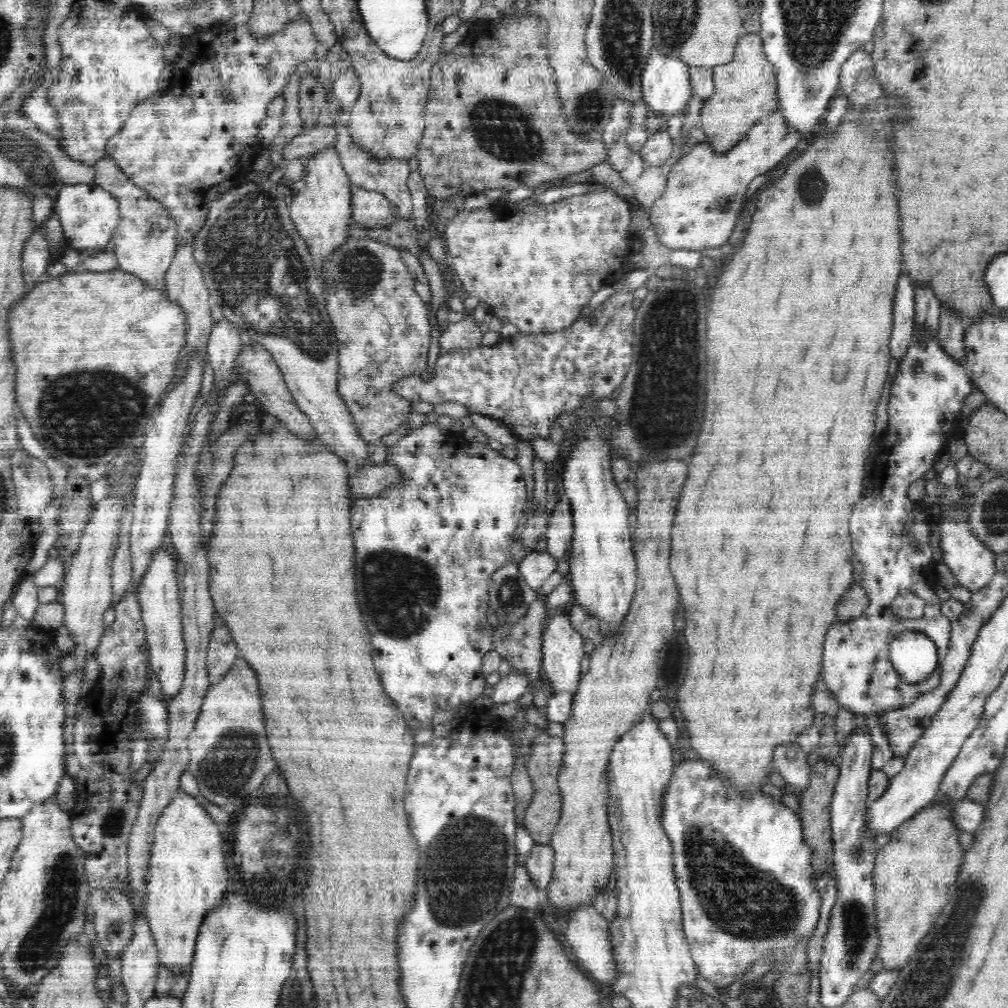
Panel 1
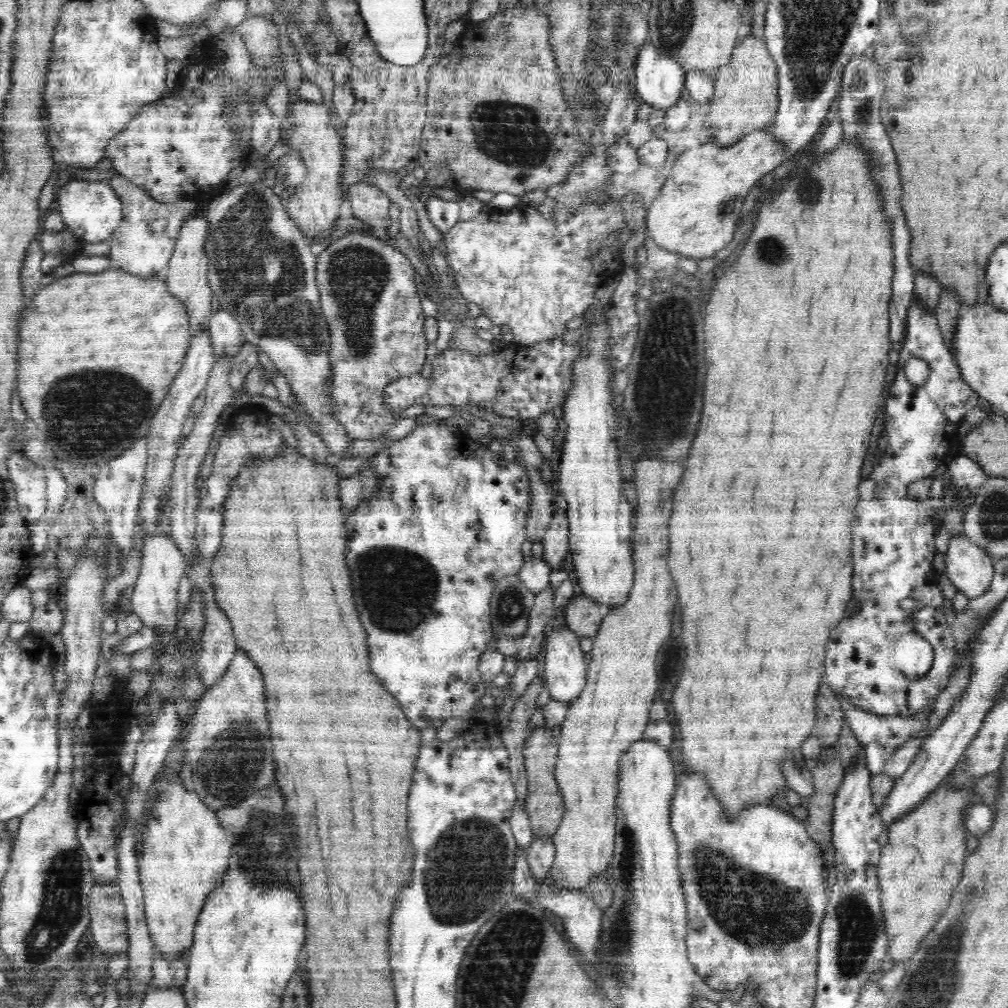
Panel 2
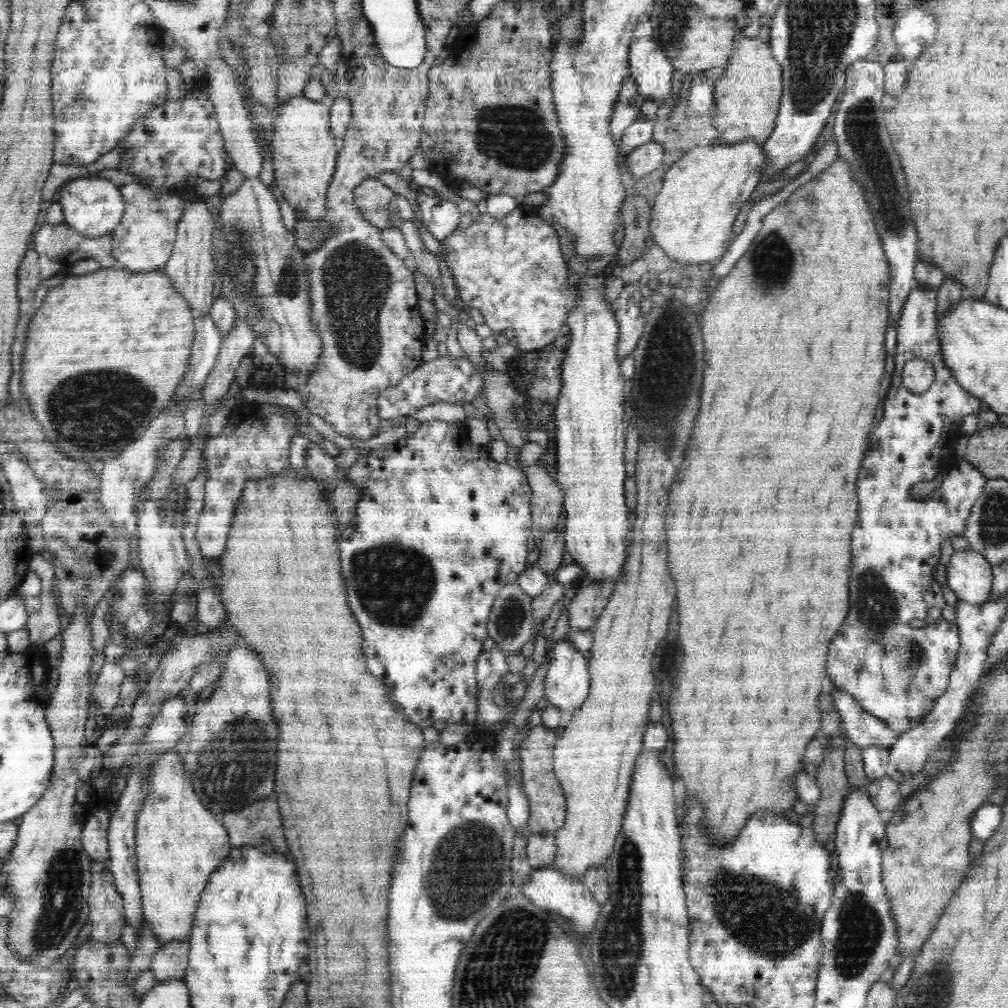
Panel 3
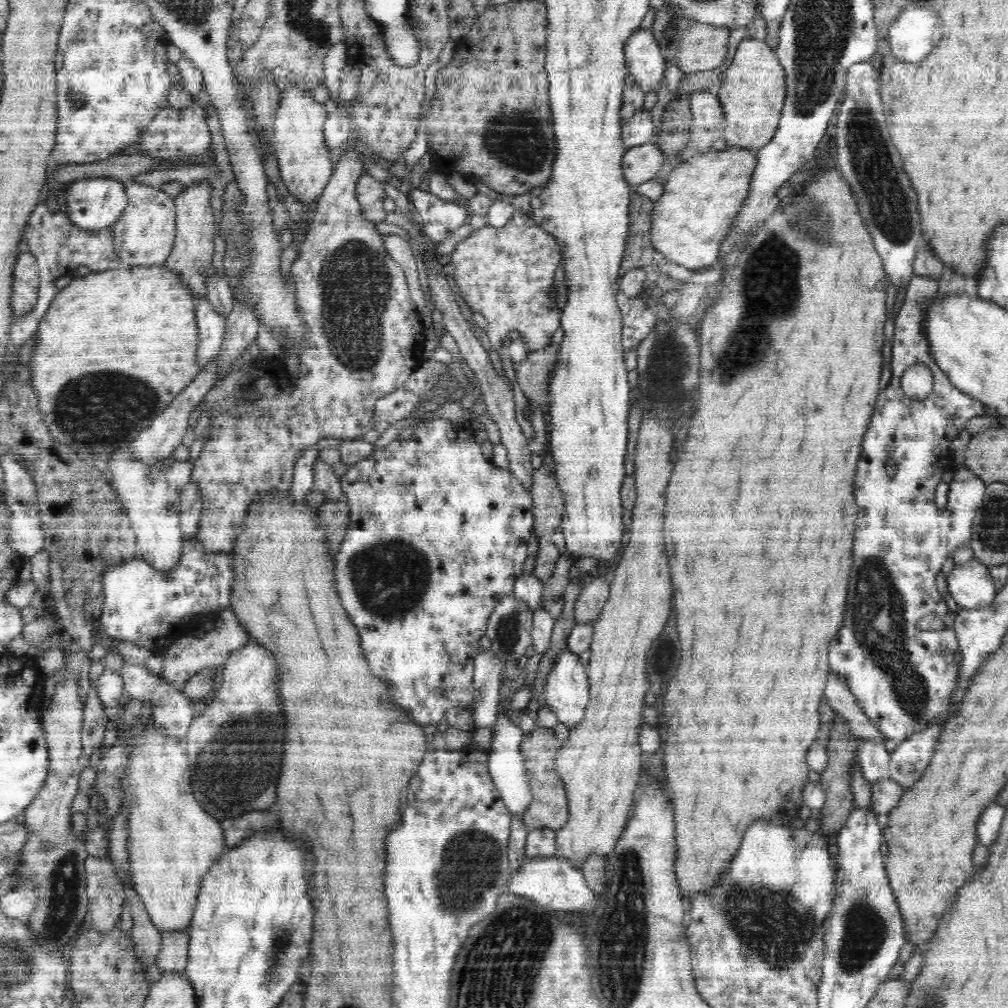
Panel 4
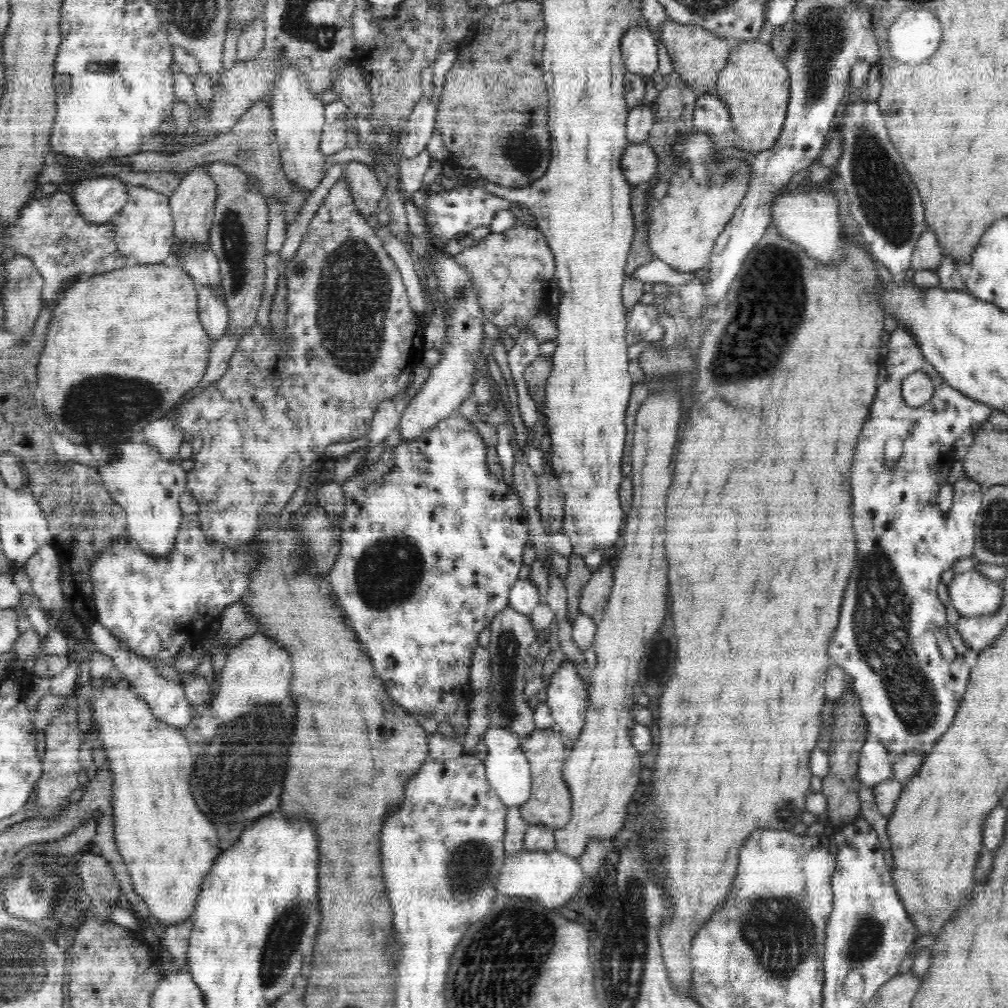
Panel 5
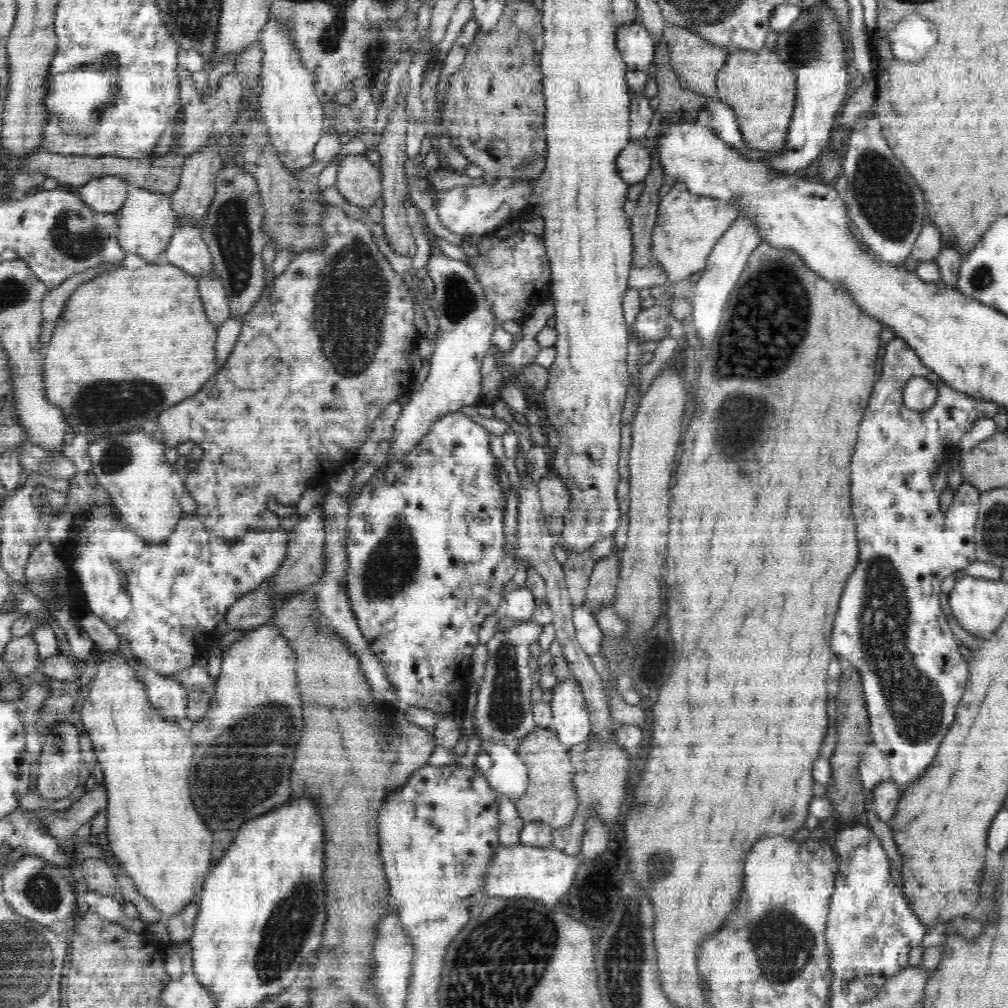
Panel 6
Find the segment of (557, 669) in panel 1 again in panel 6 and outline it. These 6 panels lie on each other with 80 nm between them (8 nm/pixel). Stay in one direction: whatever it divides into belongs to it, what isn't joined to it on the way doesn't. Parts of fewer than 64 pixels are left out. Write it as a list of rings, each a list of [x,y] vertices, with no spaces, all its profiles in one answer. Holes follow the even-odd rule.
[[[574,677],[560,679],[552,690],[552,699],[549,703],[553,712],[550,729],[556,731],[561,743],[571,747],[586,742],[591,722],[583,690],[576,679]]]

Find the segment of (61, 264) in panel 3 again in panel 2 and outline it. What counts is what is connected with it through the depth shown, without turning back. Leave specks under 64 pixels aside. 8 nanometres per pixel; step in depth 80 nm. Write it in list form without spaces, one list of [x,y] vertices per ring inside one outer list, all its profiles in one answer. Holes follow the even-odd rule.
[[[64,228],[59,232],[42,229],[38,241],[44,247],[45,256],[41,264],[42,274],[58,268],[58,263],[71,261],[77,257],[84,242]]]

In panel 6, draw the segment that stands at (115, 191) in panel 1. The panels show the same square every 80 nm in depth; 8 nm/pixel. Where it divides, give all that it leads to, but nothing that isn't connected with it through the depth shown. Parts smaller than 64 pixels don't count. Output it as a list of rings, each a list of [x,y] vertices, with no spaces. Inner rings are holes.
[[[129,185],[129,196],[124,206],[117,213],[118,242],[122,249],[134,253],[148,262],[155,260],[158,254],[168,250],[169,242],[173,238],[176,224],[174,207],[170,196],[148,189],[141,189]]]

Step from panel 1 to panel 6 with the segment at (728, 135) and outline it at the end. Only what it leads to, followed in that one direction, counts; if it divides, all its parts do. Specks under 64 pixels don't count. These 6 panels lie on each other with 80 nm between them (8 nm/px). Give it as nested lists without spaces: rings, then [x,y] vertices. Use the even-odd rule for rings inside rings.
[[[764,46],[758,51],[743,47],[731,52],[717,74],[716,97],[734,111],[743,144],[748,150],[770,152],[783,146],[796,102],[795,76],[776,50]]]

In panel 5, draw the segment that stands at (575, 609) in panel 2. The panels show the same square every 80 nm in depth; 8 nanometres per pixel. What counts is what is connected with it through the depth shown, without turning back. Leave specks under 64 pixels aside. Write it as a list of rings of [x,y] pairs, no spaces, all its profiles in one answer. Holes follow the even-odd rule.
[[[605,560],[592,574],[580,596],[580,611],[598,619],[610,598],[613,584],[612,560]]]

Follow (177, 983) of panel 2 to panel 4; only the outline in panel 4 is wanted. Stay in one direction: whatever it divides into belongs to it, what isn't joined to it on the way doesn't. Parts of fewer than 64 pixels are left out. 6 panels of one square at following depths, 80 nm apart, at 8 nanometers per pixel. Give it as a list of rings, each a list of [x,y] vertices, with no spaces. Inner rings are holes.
[[[189,931],[185,933],[166,933],[158,952],[156,964],[164,973],[184,973],[189,953]]]

